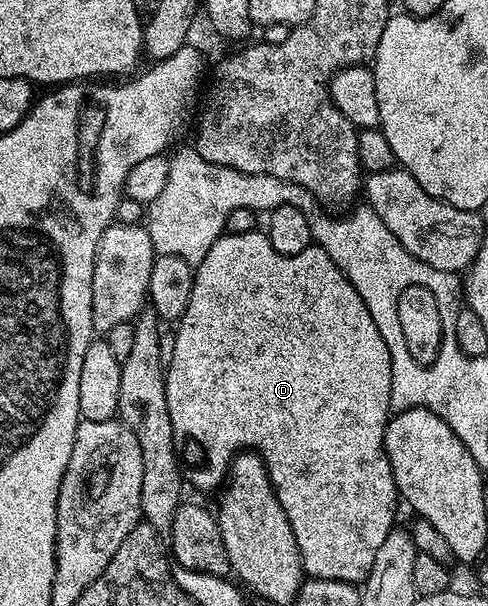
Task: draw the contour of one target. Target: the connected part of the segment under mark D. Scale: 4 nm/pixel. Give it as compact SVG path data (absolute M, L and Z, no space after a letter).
M260 230L234 235L223 233L215 245L207 249L207 257L196 264L189 310L181 316L179 326L181 328L173 339L173 352L170 355L168 352L165 369L167 413L171 417L173 431L205 439L205 443L209 443L209 451L213 451L213 455L221 455L221 459L232 460L234 455L243 451L260 455L271 485L279 497L279 505L283 505L283 513L287 513L287 521L291 521L291 529L301 554L302 572L314 579L364 584L371 573L371 565L375 565L375 553L379 553L383 541L387 541L387 533L394 530L393 514L397 511L399 496L385 452L385 427L391 418L391 353L383 341L383 333L379 333L371 313L347 277L335 265L335 261L327 257L322 247L310 245L298 255L280 255L275 253L268 234Z

